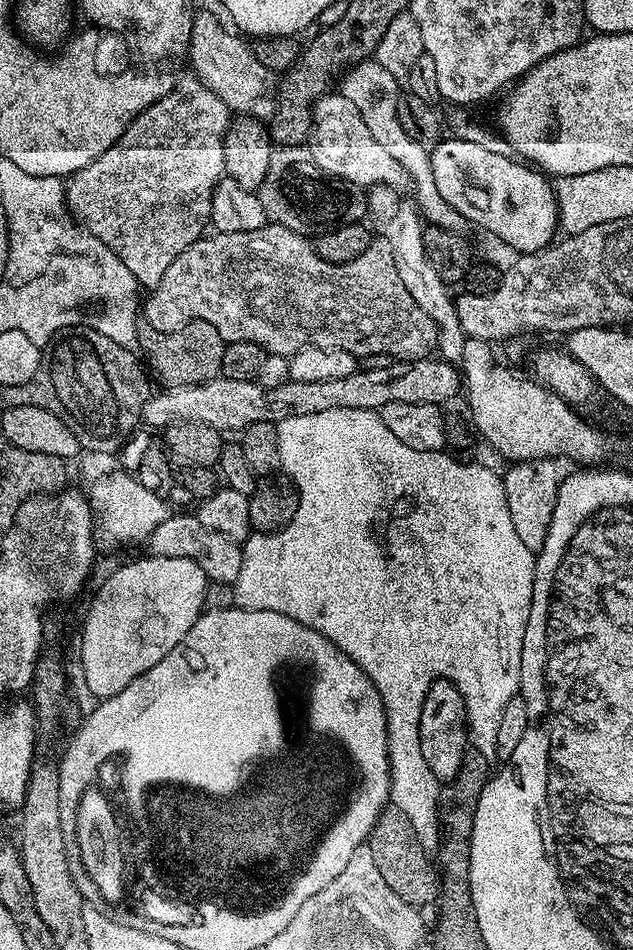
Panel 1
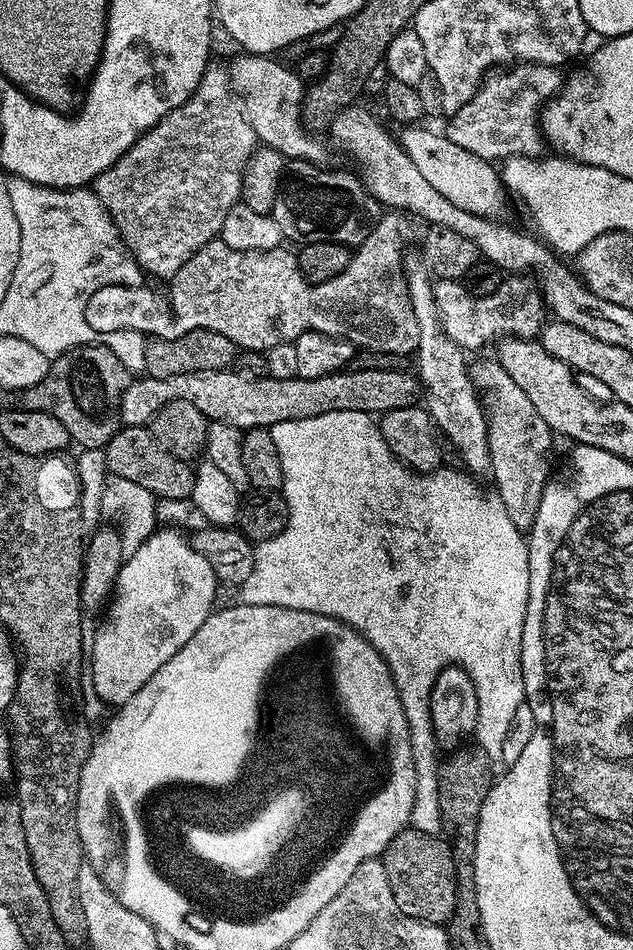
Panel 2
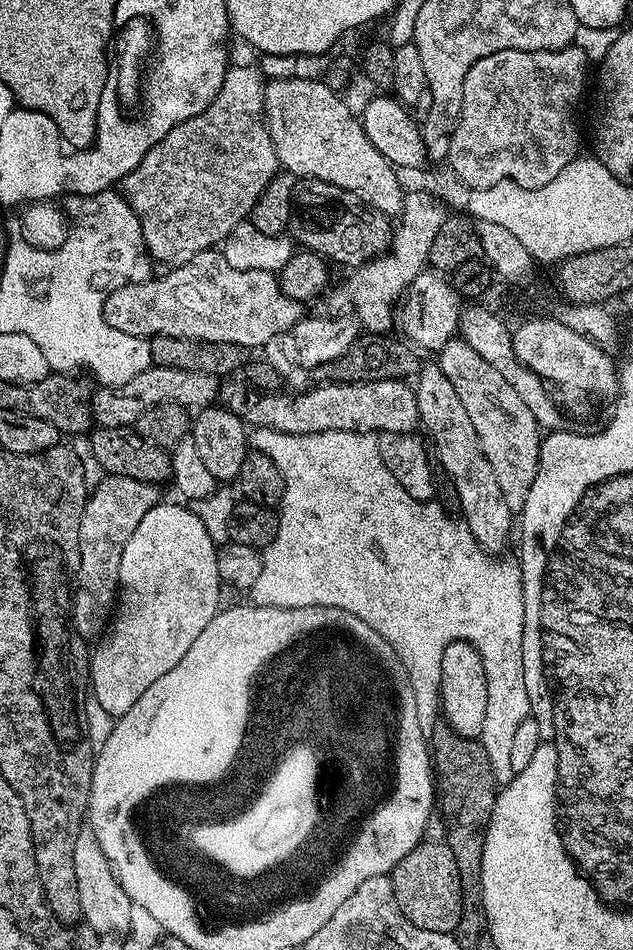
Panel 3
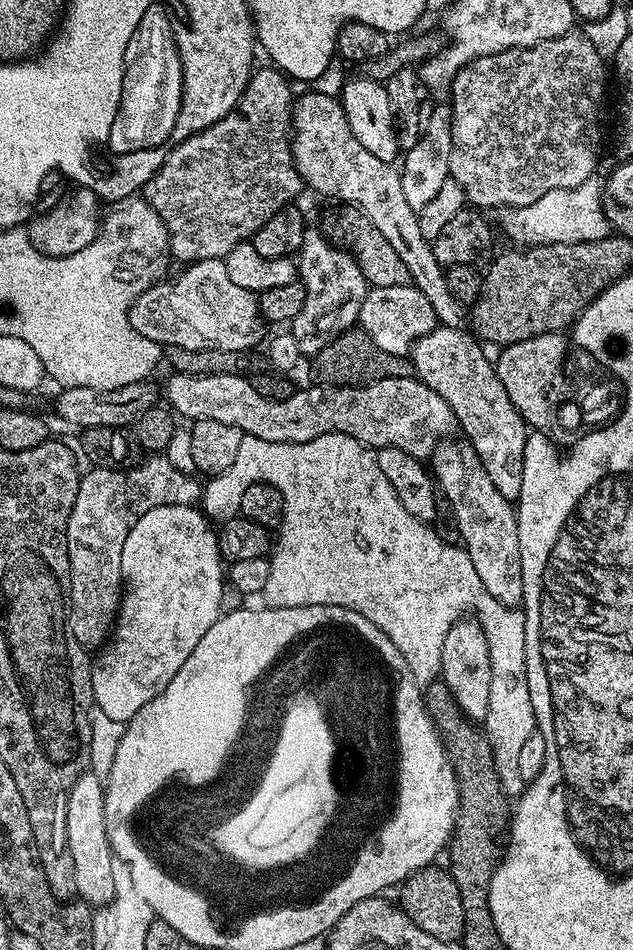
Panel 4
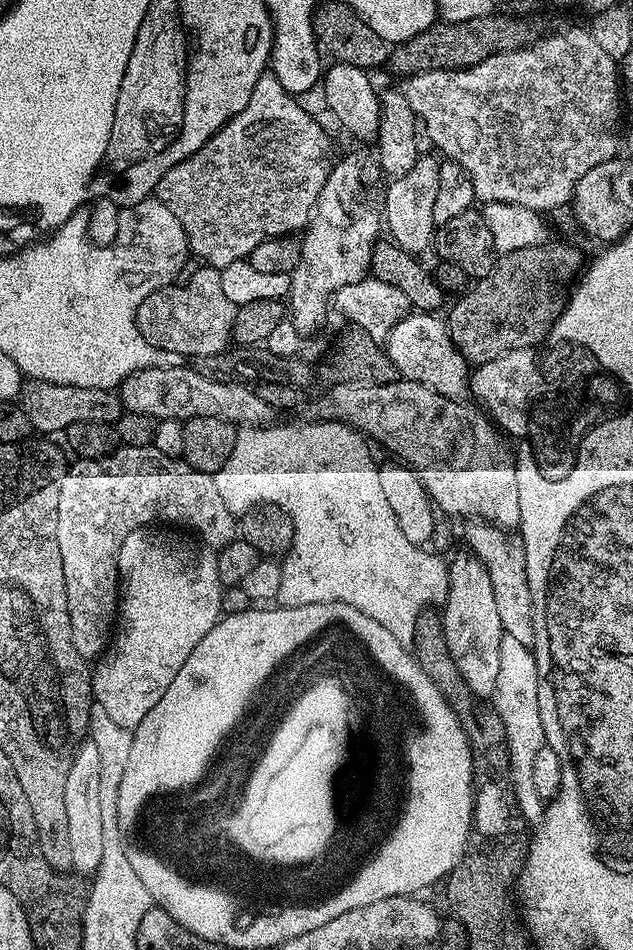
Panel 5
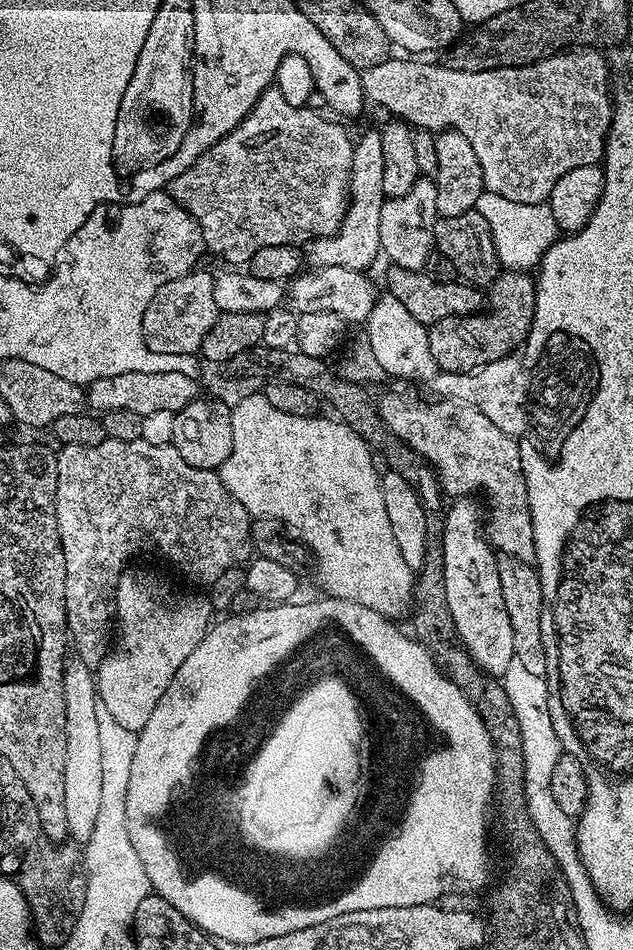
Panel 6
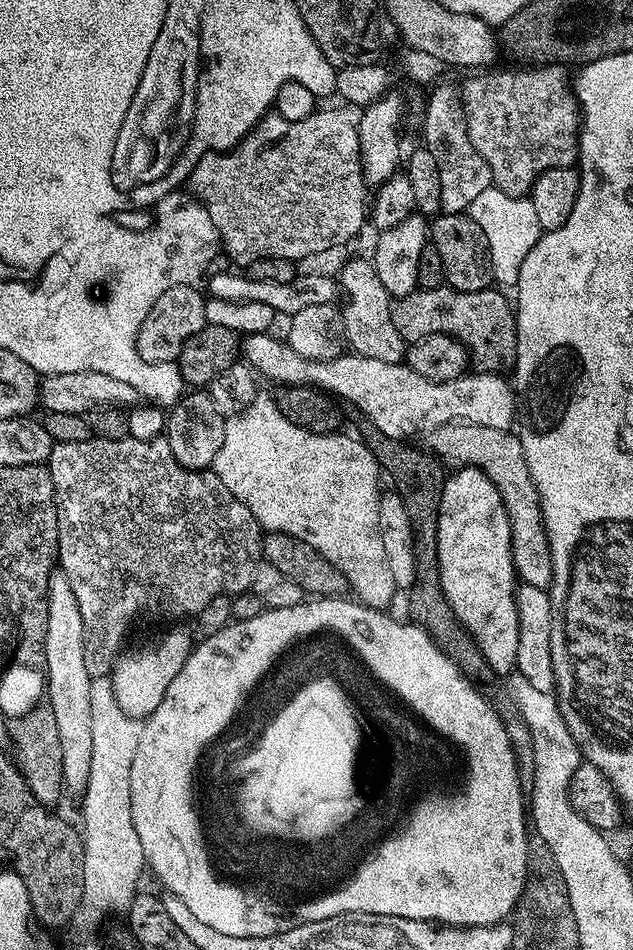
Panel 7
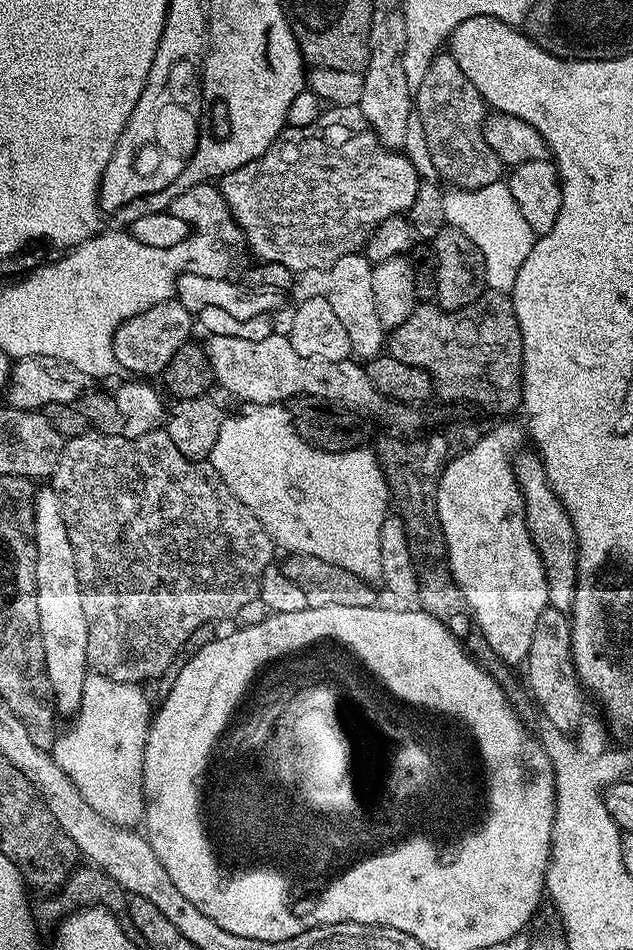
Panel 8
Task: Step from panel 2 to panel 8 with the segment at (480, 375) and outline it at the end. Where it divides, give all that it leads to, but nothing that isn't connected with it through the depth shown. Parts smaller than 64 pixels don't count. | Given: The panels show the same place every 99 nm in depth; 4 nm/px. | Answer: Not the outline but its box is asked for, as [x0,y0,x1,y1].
[326,252,386,362]

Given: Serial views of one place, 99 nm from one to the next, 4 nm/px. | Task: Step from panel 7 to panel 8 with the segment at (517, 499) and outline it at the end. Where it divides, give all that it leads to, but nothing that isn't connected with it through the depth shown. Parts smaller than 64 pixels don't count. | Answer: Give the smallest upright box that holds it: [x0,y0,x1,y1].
[515,451,576,613]

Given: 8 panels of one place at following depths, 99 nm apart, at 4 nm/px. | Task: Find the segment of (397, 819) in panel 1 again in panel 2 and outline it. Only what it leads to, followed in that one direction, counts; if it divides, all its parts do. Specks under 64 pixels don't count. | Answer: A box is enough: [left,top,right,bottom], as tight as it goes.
[381,828,457,925]

